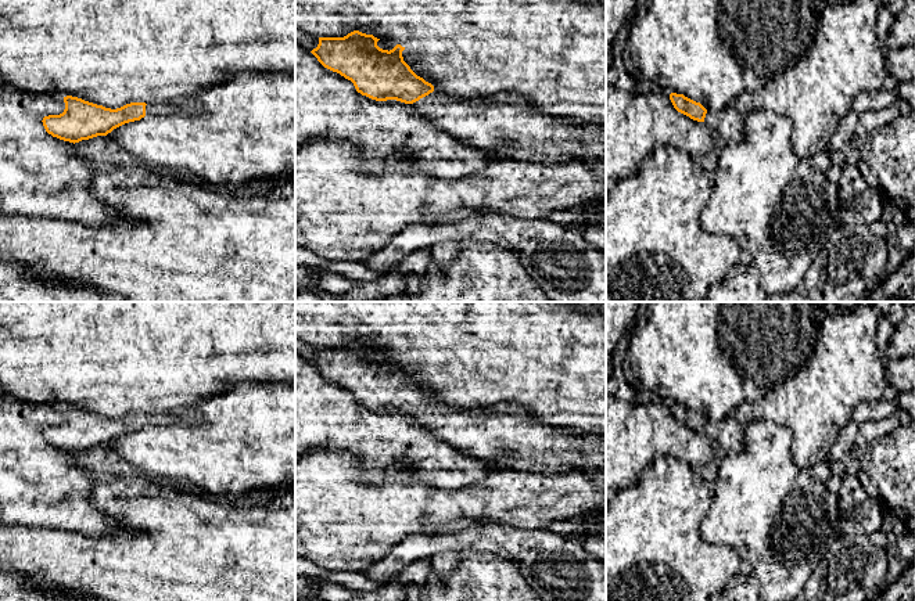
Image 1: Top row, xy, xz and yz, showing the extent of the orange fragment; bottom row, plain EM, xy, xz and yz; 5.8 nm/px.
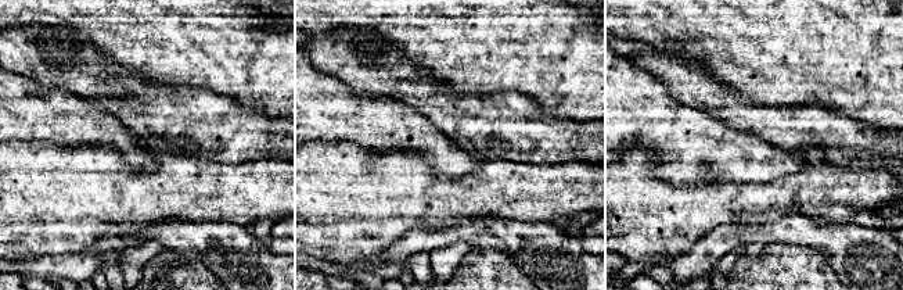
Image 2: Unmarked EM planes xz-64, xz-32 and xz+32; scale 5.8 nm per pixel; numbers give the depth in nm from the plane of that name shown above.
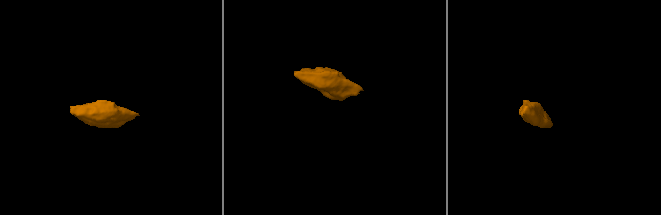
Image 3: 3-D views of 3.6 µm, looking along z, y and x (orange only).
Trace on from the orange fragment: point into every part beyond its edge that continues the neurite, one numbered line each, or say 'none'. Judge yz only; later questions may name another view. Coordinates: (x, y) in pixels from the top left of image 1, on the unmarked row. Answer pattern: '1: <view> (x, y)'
1: yz (728, 432)

